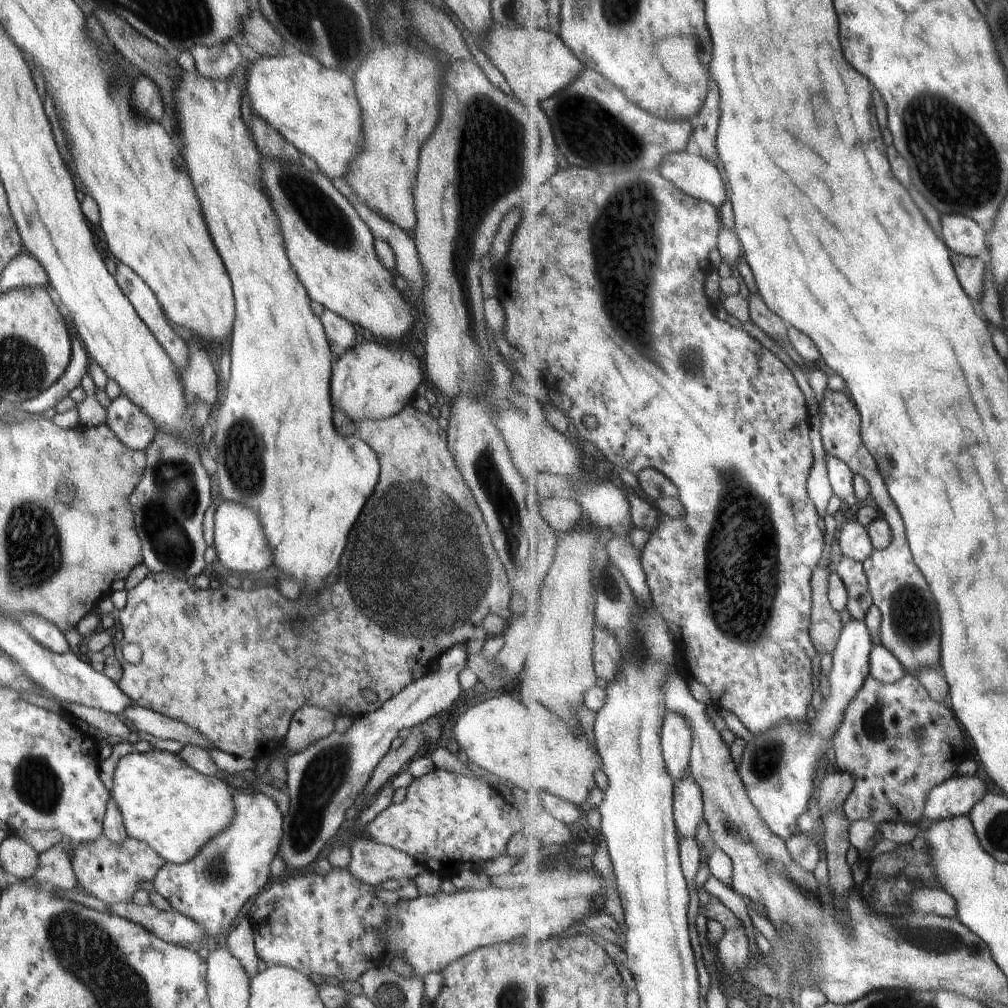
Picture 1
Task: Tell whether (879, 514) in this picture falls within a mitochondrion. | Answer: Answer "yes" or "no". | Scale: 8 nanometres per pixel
no

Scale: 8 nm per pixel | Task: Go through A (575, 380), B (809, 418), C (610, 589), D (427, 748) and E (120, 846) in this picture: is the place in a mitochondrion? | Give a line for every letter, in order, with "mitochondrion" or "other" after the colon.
A: other
B: other
C: mitochondrion
D: other
E: other

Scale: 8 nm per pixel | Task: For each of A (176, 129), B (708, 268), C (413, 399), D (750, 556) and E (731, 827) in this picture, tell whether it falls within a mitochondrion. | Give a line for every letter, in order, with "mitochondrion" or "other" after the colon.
A: other
B: other
C: other
D: mitochondrion
E: mitochondrion

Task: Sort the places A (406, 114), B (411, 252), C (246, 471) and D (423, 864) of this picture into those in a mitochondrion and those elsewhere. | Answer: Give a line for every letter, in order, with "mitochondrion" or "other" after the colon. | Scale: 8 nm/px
A: other
B: other
C: mitochondrion
D: other

